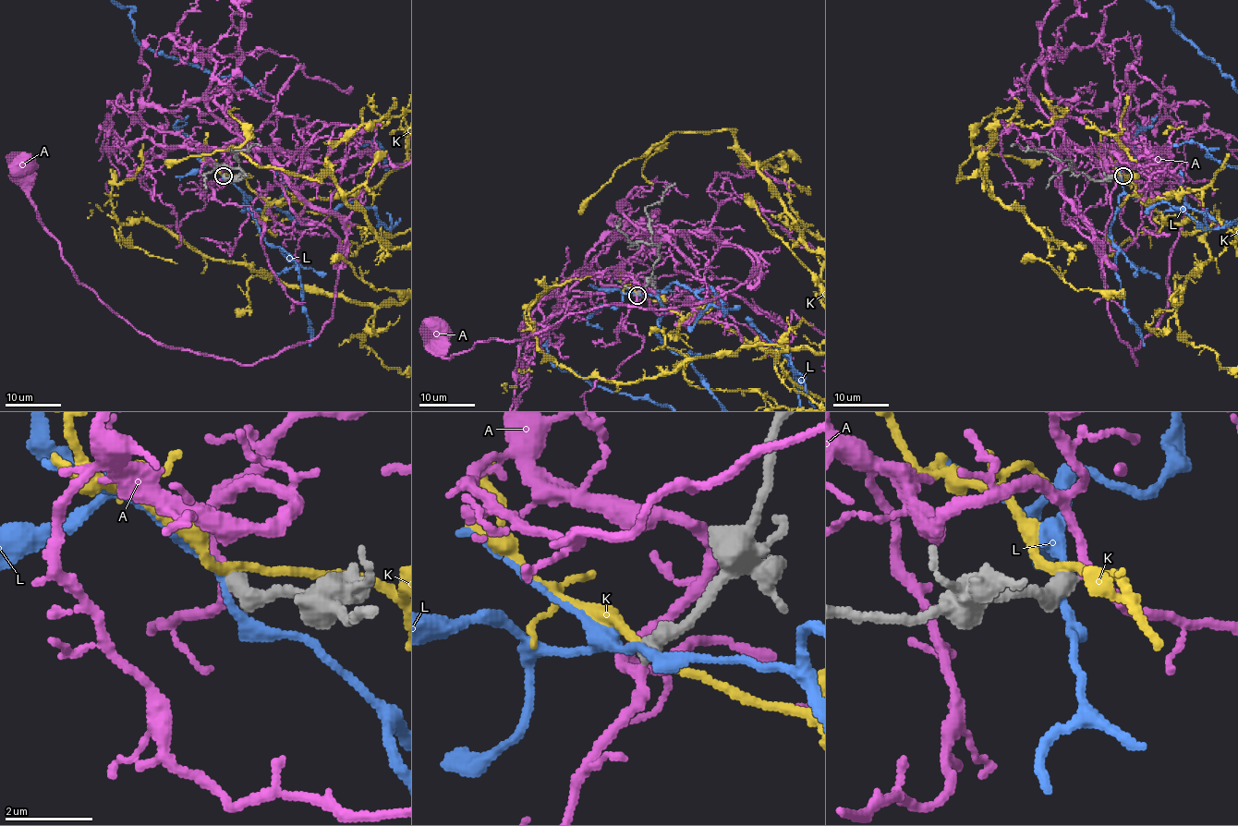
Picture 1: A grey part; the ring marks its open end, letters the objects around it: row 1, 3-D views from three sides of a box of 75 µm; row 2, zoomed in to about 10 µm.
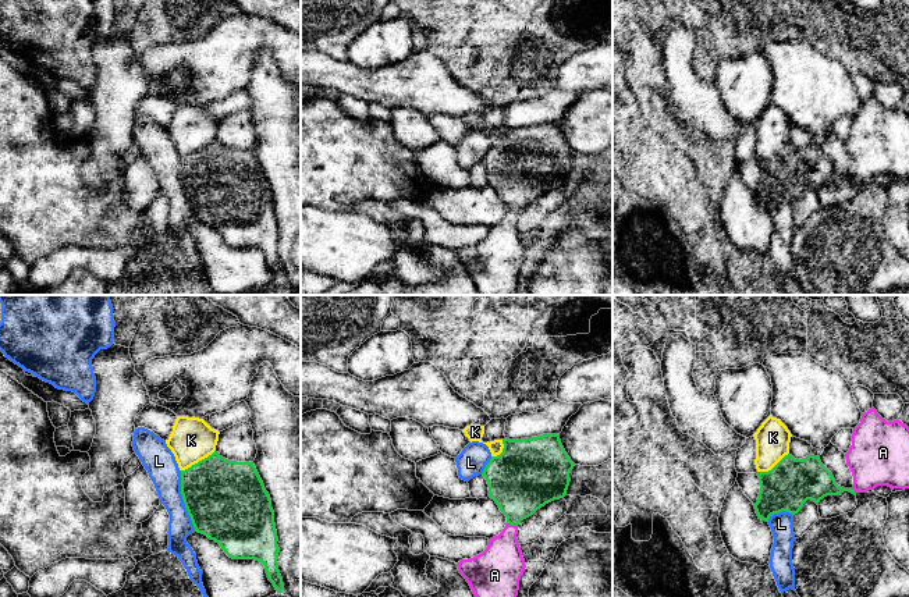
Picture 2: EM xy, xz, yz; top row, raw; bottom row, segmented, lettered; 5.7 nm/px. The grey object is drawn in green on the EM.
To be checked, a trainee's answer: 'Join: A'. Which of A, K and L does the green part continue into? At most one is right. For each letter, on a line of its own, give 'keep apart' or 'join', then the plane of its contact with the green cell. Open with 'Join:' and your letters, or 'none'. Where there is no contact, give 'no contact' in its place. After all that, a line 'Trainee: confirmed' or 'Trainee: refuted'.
Join: A
A: join; meets green in xz
K: keep apart; meets green in xy
L: keep apart; meets green in xy
Trainee: confirmed

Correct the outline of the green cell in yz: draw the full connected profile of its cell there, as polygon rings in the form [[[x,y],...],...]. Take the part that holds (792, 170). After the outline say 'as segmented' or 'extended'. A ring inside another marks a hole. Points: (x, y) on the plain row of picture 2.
[[[874,96],[862,102],[845,143],[853,175],[835,171],[820,145],[795,148],[785,143],[771,159],[757,160],[760,181],[753,192],[759,207],[782,199],[798,202],[807,188],[819,192],[827,184],[874,178],[877,174],[909,177],[909,116],[901,109],[887,110]]]; extended

